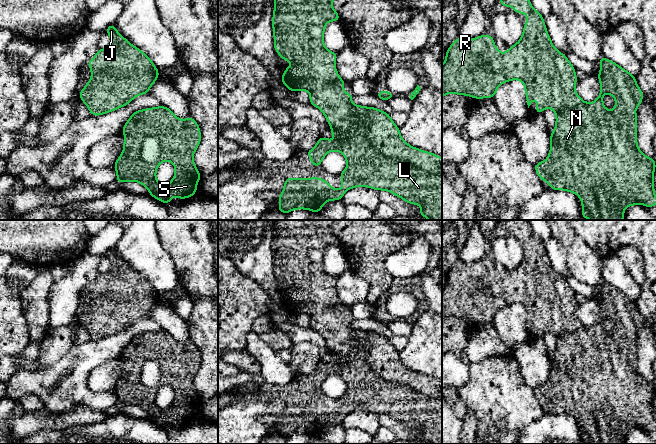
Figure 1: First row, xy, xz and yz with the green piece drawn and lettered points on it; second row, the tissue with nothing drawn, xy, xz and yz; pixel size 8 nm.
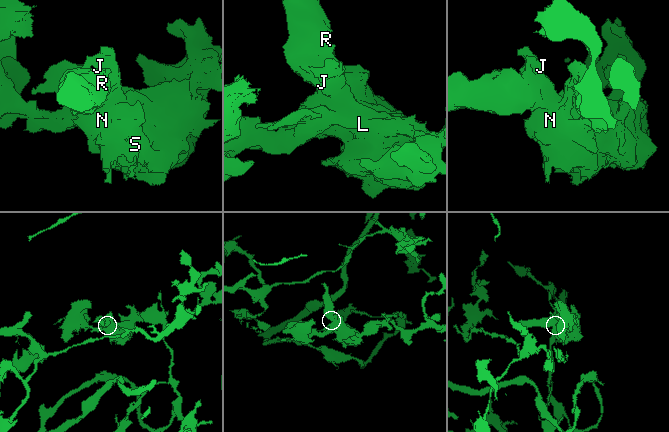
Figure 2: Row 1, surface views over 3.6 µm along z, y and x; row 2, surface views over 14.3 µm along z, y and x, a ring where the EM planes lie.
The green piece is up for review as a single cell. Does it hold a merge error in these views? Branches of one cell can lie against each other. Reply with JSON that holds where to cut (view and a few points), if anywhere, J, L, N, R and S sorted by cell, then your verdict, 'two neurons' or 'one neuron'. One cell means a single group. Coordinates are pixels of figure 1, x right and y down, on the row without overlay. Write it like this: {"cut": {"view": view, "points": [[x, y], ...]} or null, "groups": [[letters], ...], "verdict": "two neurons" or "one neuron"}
{"cut": null, "groups": [["J", "L", "N", "R", "S"]], "verdict": "one neuron"}

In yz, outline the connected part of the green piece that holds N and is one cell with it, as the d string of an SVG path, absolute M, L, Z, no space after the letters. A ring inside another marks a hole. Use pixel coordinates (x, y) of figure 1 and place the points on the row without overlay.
M501 220L500 221L500 229L501 230L509 230L514 232L514 236L525 237L527 239L527 246L524 248L523 258L520 262L519 266L515 269L508 272L505 278L502 278L495 270L494 264L491 259L481 259L474 263L464 263L457 262L451 268L450 272L446 275L446 283L444 289L442 290L442 321L449 318L455 317L458 319L468 319L472 322L480 323L480 322L493 322L497 316L497 312L503 308L504 306L510 304L521 304L525 311L526 317L526 325L528 332L531 329L531 326L534 323L538 324L538 330L536 331L534 337L542 337L544 333L547 331L551 332L556 338L556 350L552 357L550 357L550 376L547 383L543 386L537 387L534 389L535 395L540 401L542 405L547 405L551 413L554 414L566 414L568 416L576 417L578 421L582 425L582 441L584 443L592 443L592 444L623 444L624 433L631 429L640 429L642 426L644 431L652 431L656 429L656 419L654 417L654 405L653 399L656 391L656 387L653 382L649 382L645 380L637 370L637 333L643 323L643 316L640 314L639 310L636 307L635 301L633 298L627 296L622 291L617 289L616 287L606 283L605 281L601 281L599 287L601 289L601 294L598 297L598 303L601 308L601 314L598 322L592 326L587 327L584 326L575 315L575 308L577 306L577 301L575 298L575 293L572 288L566 282L564 278L559 276L552 268L550 260L547 257L546 250L544 247L544 243L542 239L537 236L531 229L529 223L526 220ZM605 317L609 317L616 324L615 332L612 335L609 335L603 330L603 320Z

